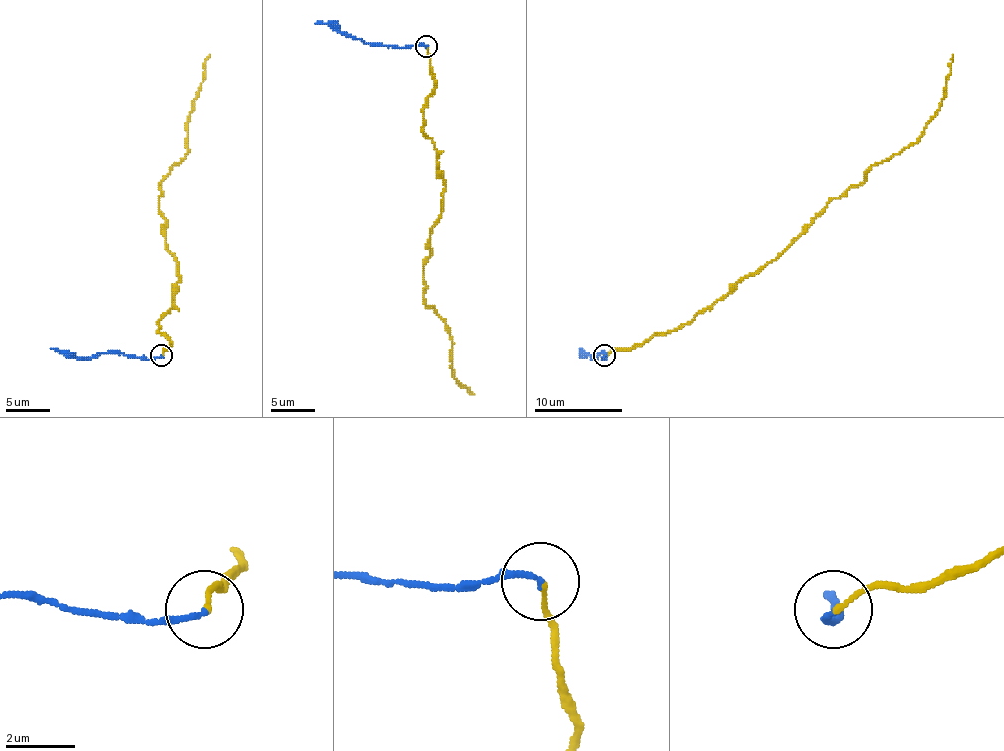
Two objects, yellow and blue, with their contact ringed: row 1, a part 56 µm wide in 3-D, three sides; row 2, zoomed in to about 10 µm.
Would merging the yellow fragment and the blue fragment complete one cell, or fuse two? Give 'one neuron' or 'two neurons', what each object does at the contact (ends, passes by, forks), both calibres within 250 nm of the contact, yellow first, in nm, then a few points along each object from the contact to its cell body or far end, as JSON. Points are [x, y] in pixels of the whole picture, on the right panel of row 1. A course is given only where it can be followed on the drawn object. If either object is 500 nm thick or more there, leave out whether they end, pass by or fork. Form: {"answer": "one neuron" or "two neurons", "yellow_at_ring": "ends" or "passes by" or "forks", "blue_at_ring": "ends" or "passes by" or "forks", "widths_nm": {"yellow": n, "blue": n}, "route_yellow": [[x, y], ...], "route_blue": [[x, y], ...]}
{"answer": "two neurons", "yellow_at_ring": "ends", "blue_at_ring": "ends", "widths_nm": {"yellow": 140, "blue": 160}, "route_yellow": [[604, 355], [681, 328], [776, 260], [833, 198], [860, 185], [869, 169], [917, 141], [939, 108], [953, 55]], "route_blue": [[604, 355], [604, 359], [604, 353], [593, 357], [582, 348]]}

